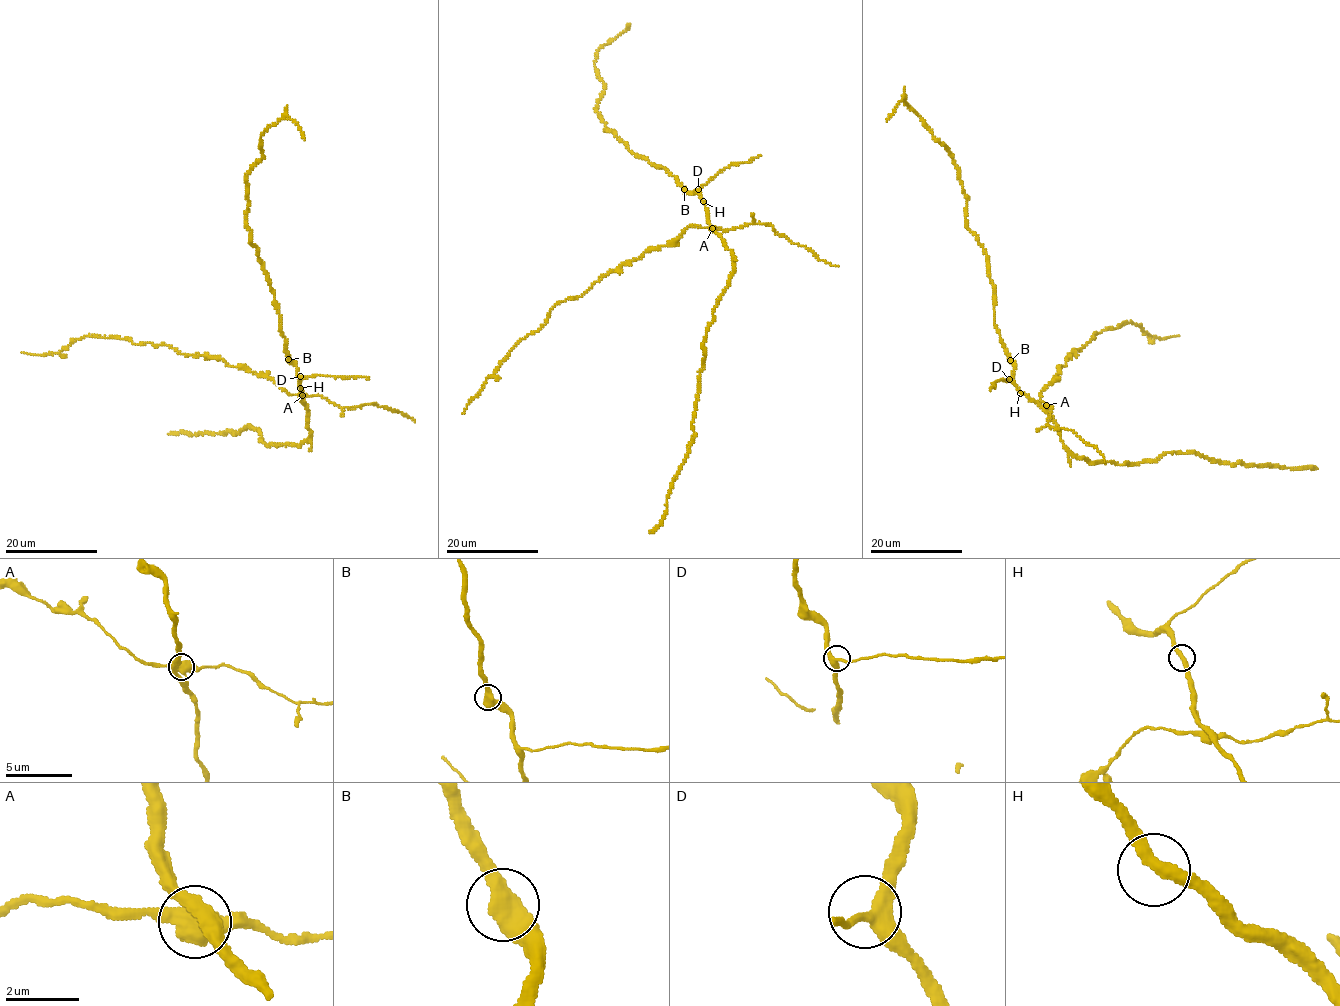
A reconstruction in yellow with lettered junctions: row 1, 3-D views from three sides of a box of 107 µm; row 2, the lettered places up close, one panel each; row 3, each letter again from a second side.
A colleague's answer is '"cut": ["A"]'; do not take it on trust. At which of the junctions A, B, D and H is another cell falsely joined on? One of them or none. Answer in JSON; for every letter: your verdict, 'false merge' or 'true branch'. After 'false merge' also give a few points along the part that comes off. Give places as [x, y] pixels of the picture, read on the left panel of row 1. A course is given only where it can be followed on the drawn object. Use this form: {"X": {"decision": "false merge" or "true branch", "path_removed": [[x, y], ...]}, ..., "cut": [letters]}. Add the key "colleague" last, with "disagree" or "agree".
{"A": {"decision": "false merge", "path_removed": [[302, 396], [290, 395], [269, 378], [221, 359], [127, 338], [86, 335], [56, 354], [22, 353]]}, "B": {"decision": "true branch"}, "D": {"decision": "true branch"}, "H": {"decision": "true branch"}, "cut": ["A"], "colleague": "agree"}

